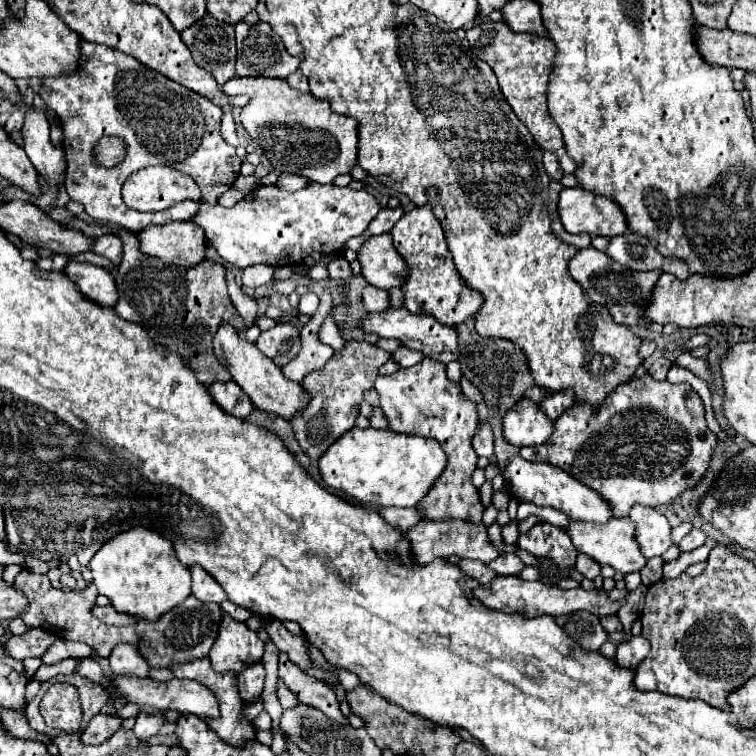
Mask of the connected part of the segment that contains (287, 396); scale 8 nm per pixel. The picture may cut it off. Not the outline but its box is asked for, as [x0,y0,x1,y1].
[213,324,307,420]

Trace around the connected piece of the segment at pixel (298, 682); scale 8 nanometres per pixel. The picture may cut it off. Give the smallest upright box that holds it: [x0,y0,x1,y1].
[279,654,349,724]

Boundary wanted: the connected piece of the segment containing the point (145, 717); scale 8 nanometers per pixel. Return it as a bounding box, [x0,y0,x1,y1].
[133,714,165,740]

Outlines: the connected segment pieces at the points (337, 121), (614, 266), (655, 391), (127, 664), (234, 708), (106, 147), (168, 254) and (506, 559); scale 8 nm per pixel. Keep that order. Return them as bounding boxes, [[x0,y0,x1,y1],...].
[[221,76,357,184],[569,246,661,326],[519,374,717,518],[109,644,149,678],[181,658,255,746],[95,138,125,166],[137,222,207,268],[487,554,523,574]]

